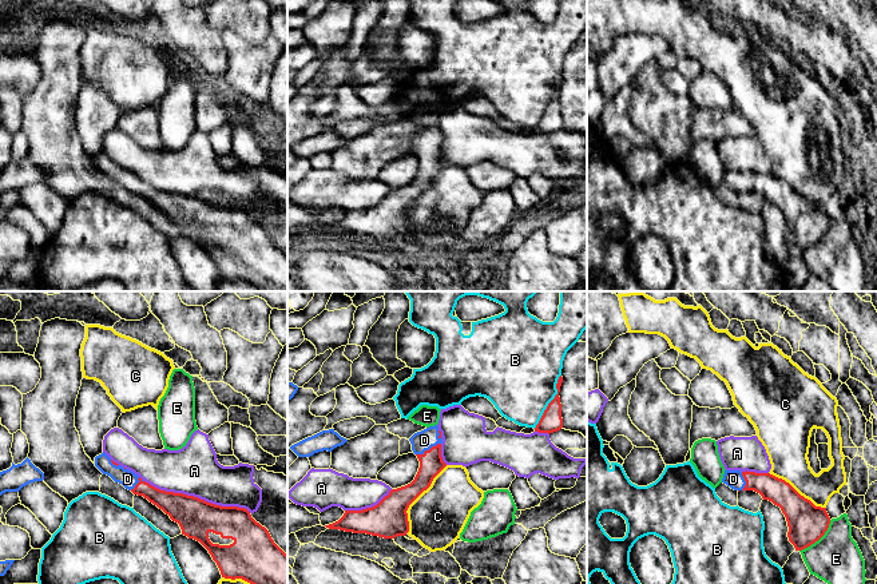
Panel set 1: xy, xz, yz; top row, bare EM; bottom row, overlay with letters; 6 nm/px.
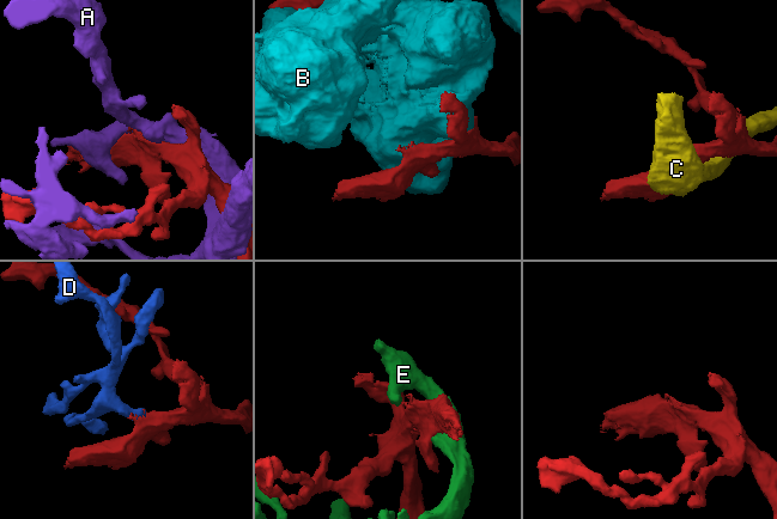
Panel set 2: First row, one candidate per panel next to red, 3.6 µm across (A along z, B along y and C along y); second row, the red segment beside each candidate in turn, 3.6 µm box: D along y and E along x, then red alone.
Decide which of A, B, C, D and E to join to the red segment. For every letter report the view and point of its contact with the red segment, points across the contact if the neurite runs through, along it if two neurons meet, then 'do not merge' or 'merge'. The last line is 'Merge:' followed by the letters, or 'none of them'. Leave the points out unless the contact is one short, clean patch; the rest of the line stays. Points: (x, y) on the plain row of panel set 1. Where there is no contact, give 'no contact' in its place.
A: xy (197, 198) | do not merge
B: xz (551, 102) | do not merge
C: xz (416, 198) | do not merge
D: xz (429, 150) | across xz (431, 163), (429, 150), (424, 140) | merge
E: yz (818, 239) | along yz (830, 221), (826, 231), (800, 251) | do not merge
Merge: D

